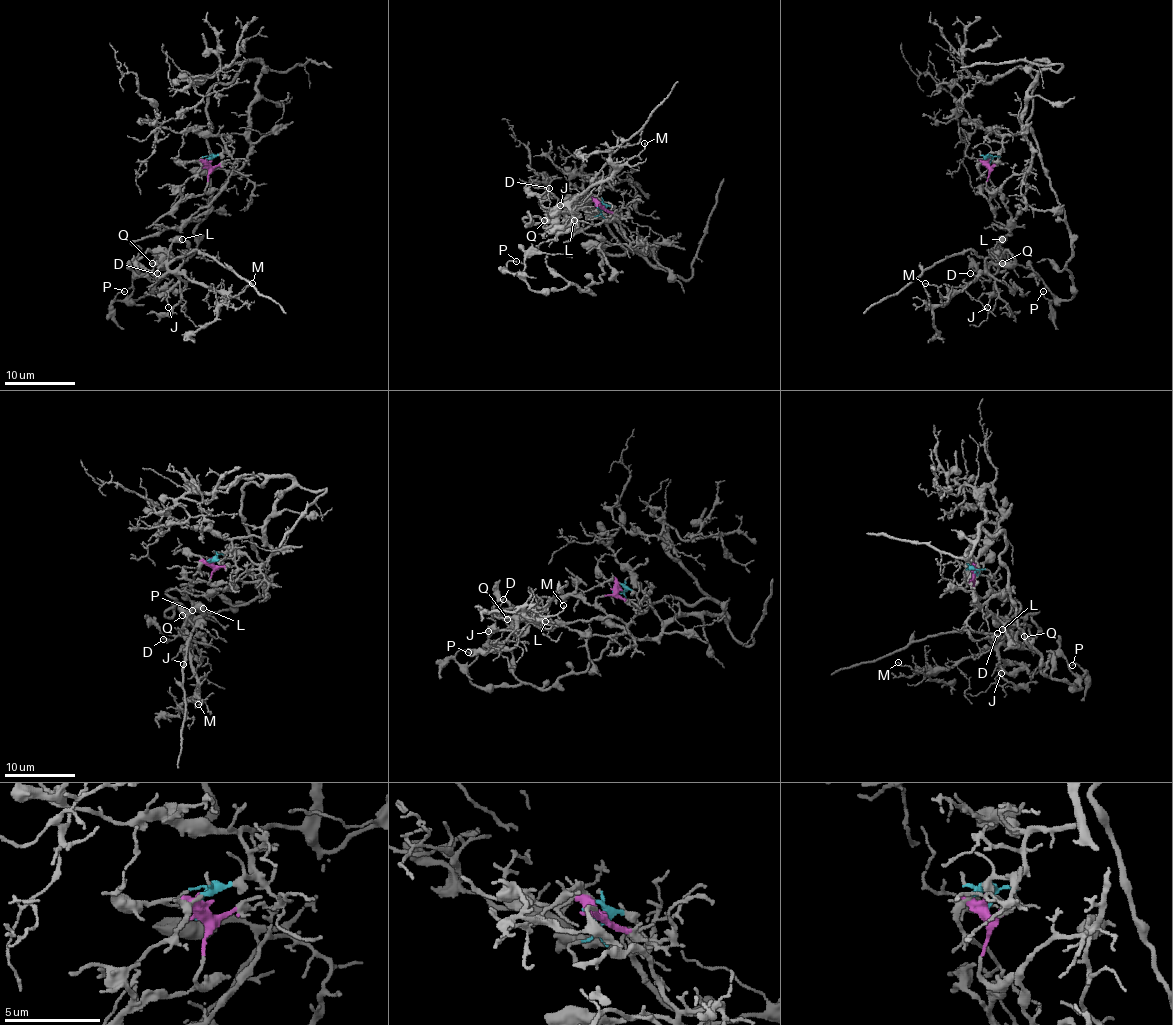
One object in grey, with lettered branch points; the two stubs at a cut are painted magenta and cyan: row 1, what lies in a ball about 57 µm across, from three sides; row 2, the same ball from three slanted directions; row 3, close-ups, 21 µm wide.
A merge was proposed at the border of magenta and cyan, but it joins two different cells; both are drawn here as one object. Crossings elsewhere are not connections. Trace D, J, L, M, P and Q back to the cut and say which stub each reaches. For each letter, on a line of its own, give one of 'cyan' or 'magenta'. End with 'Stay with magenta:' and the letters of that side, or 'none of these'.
D: magenta
J: magenta
L: magenta
M: magenta
P: cyan
Q: magenta
Stay with magenta: D, J, L, M, Q

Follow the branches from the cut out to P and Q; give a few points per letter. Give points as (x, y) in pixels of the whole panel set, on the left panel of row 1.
P: (203, 163), (247, 126), (261, 63), (207, 96), (212, 195), (196, 249), (143, 295), (115, 300), (124, 292)
Q: (203, 163), (201, 195), (131, 244), (138, 270), (149, 251), (163, 262), (152, 263)

